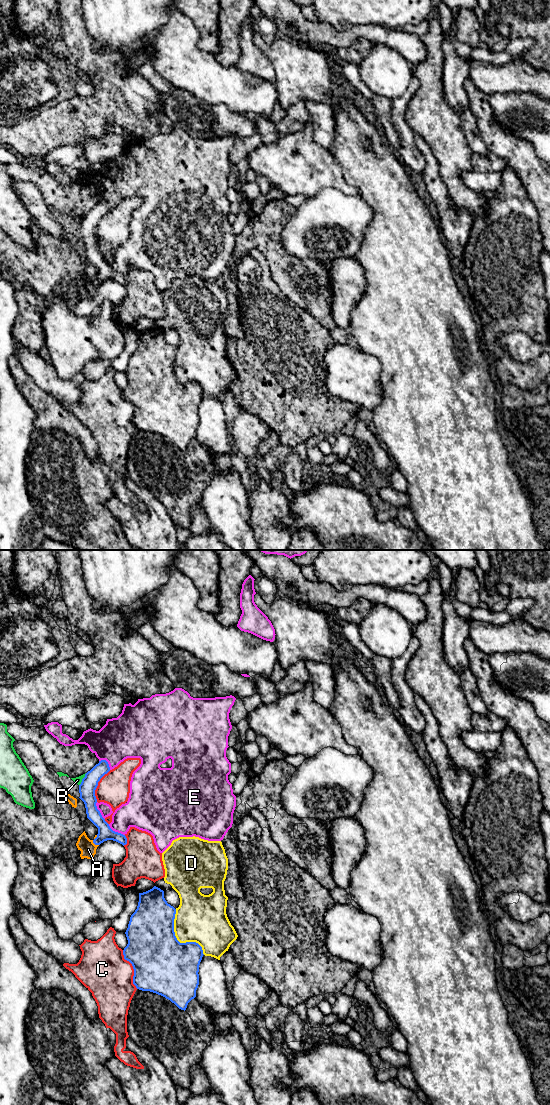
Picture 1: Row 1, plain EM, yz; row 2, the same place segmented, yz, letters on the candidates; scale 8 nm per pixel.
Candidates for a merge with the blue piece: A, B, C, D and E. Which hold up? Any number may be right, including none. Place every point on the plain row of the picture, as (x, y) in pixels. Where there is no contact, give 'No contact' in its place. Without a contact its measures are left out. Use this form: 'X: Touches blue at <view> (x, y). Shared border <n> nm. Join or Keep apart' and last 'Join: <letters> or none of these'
A: Touches blue at yz (93, 280). Shared border 90 nm. Keep apart
B: Touches blue at yz (82, 219). Shared border 120 nm. Keep apart
C: Touches blue at yz (133, 408). Shared border 340 nm. Keep apart
D: Touches blue at yz (177, 380). Shared border 440 nm. Keep apart
E: Touches blue at yz (116, 272). Shared border 160 nm. Keep apart
Join: none of these

